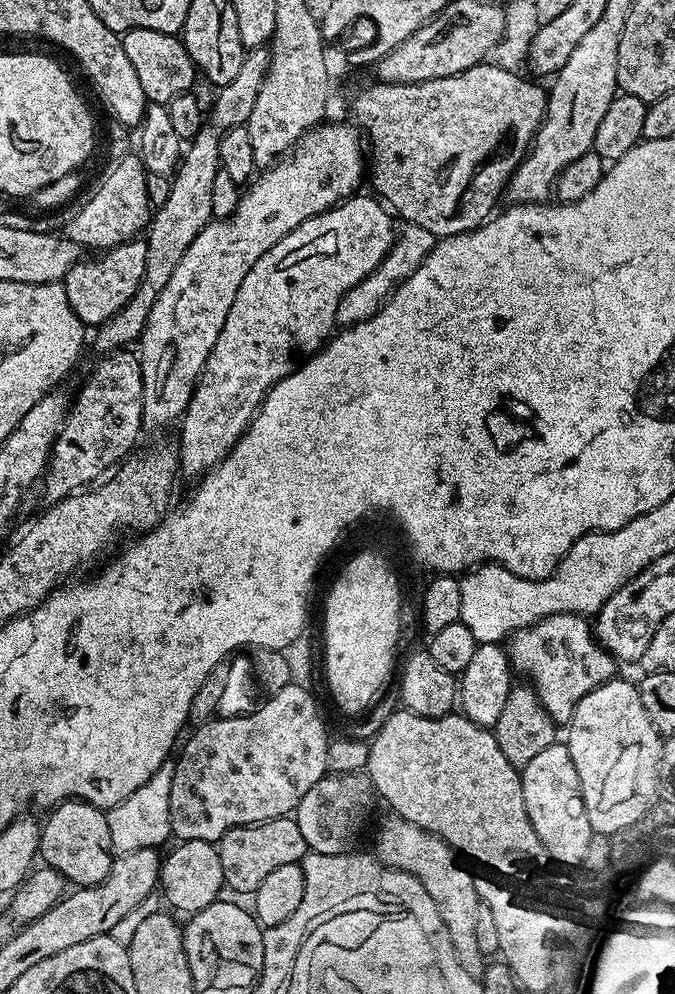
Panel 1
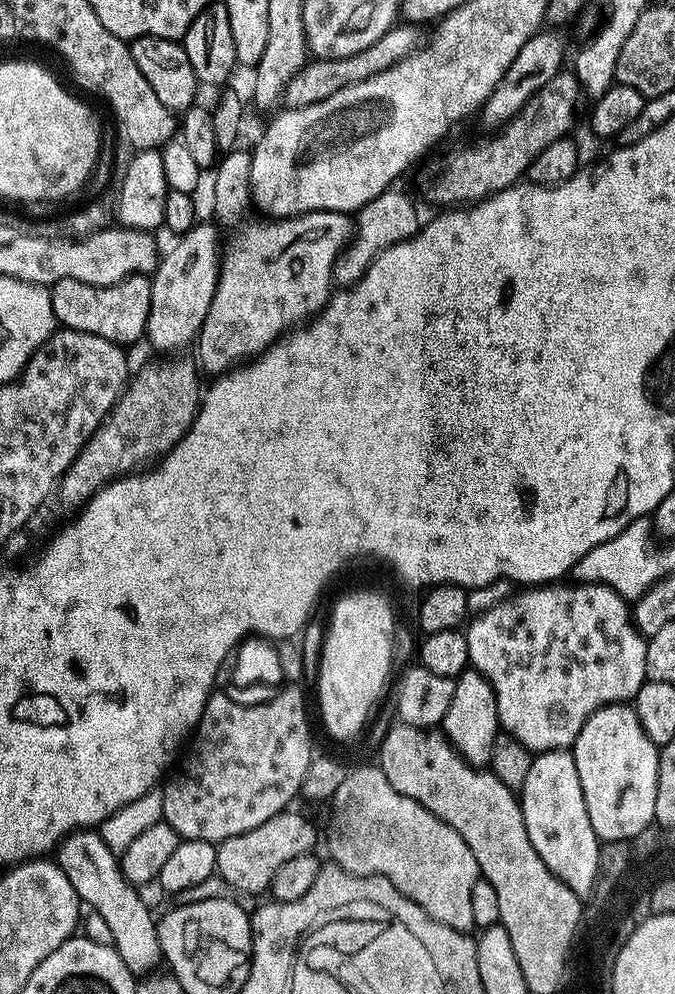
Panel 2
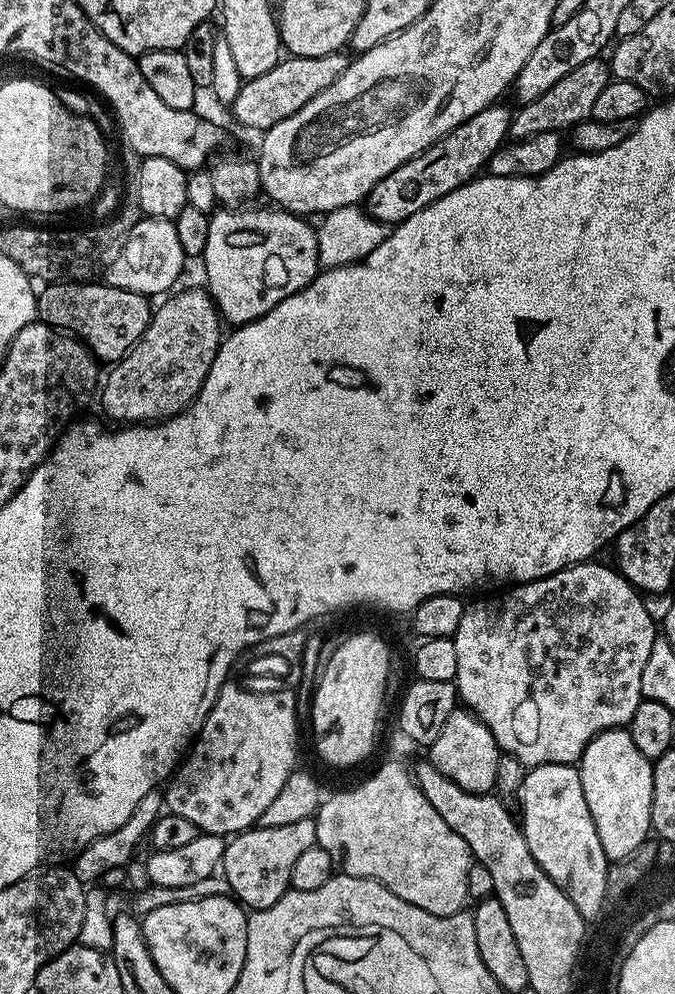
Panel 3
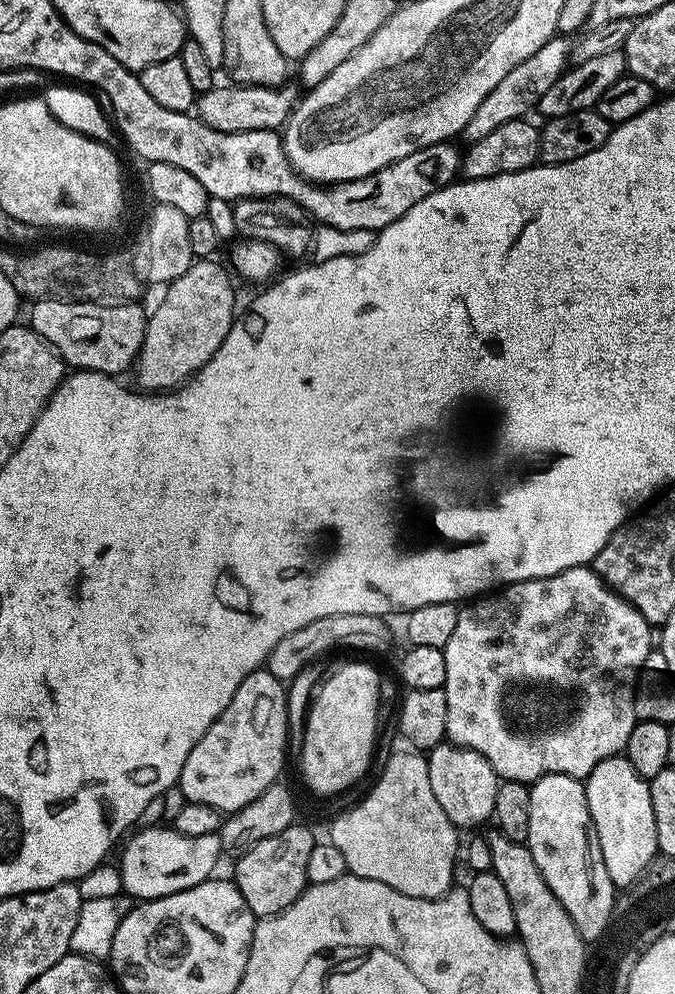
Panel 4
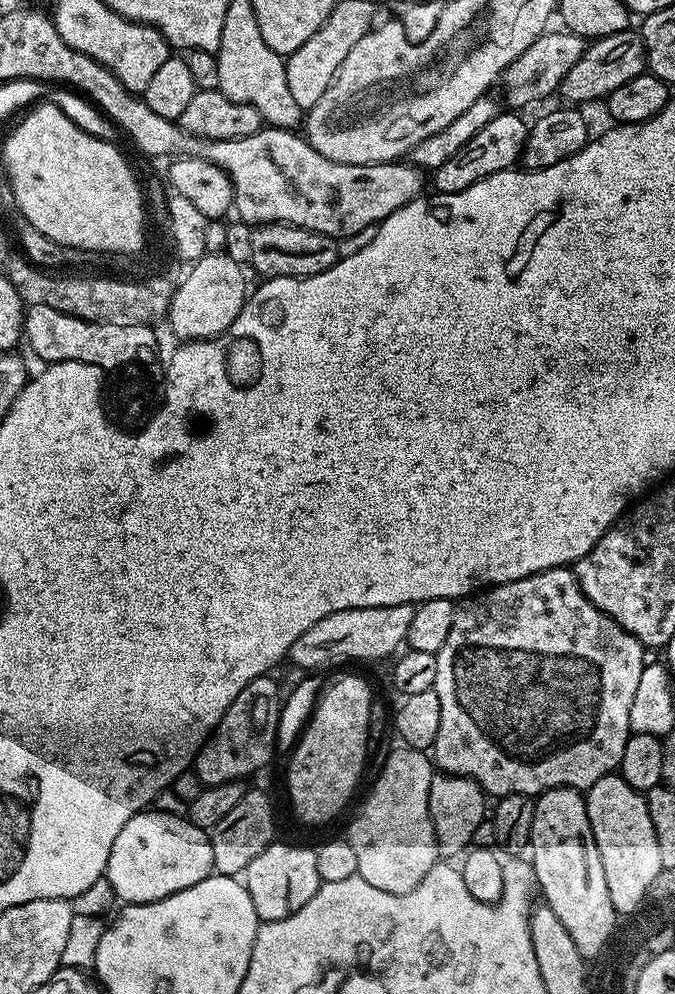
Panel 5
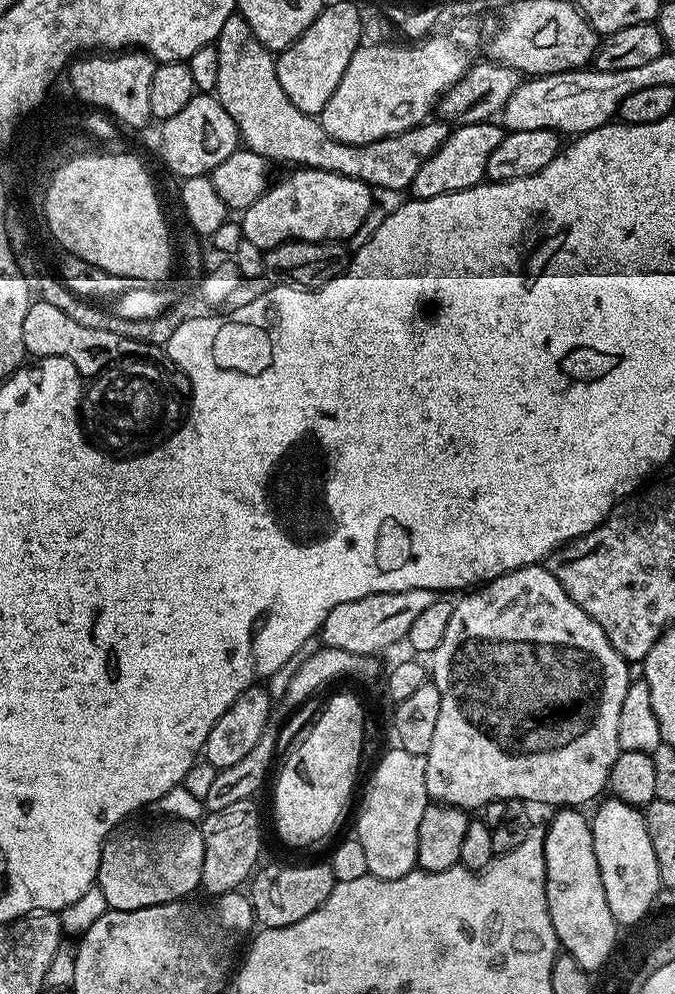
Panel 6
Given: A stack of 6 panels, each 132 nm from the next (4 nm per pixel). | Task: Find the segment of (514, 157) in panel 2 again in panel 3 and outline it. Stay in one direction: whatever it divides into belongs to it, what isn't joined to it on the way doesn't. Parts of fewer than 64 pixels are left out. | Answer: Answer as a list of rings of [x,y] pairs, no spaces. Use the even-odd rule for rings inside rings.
[[[597,58],[590,62],[582,62],[575,70],[570,70],[566,78],[558,78],[546,94],[534,98],[534,102],[520,104],[515,109],[512,117],[511,135],[517,140],[525,140],[534,134],[543,132],[559,132],[571,130],[575,124],[581,124],[583,120],[589,119],[594,110],[594,101],[606,90],[610,79],[610,68],[603,59]]]

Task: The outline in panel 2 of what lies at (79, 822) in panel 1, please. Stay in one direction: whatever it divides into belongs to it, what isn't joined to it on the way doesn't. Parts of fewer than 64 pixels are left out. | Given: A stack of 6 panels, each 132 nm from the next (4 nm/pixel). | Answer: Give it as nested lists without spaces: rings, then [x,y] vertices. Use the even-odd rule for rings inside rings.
[[[77,830],[70,835],[64,837],[60,841],[54,852],[55,863],[60,865],[62,874],[66,874],[66,878],[70,878],[70,886],[74,886],[74,890],[80,895],[81,901],[85,905],[88,904],[89,909],[101,916],[103,922],[110,928],[113,934],[111,945],[115,948],[116,953],[122,958],[122,962],[126,962],[126,966],[132,972],[132,975],[140,978],[145,974],[151,973],[152,968],[157,963],[161,963],[160,939],[158,938],[158,930],[156,929],[158,920],[148,909],[149,901],[137,892],[137,885],[131,884],[124,876],[124,871],[120,868],[118,856],[111,852],[110,847],[106,846],[106,842],[100,837],[99,831],[96,830]]]

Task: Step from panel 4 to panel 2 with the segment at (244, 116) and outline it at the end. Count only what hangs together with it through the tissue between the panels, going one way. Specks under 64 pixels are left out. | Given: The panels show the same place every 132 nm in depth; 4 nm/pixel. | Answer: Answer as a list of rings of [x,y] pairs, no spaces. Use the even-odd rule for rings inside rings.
[[[402,24],[389,29],[377,42],[374,42],[374,46],[366,46],[366,50],[358,50],[358,54],[350,54],[346,58],[333,60],[309,59],[304,68],[298,70],[294,78],[290,78],[288,89],[284,91],[283,103],[288,108],[310,106],[314,102],[322,102],[330,98],[330,94],[338,94],[338,90],[346,86],[354,86],[356,82],[374,78],[374,74],[389,69],[390,66],[416,51],[422,40],[419,32],[421,31],[415,25]]]

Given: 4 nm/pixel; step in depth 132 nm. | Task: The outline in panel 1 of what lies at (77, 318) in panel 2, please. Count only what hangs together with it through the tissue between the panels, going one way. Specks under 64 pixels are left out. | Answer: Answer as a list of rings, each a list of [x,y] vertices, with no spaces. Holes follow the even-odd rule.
[[[146,239],[128,240],[93,256],[96,256],[93,260],[81,258],[62,281],[70,310],[74,310],[86,326],[104,324],[114,318],[114,314],[118,314],[130,298],[134,298],[146,270]]]

